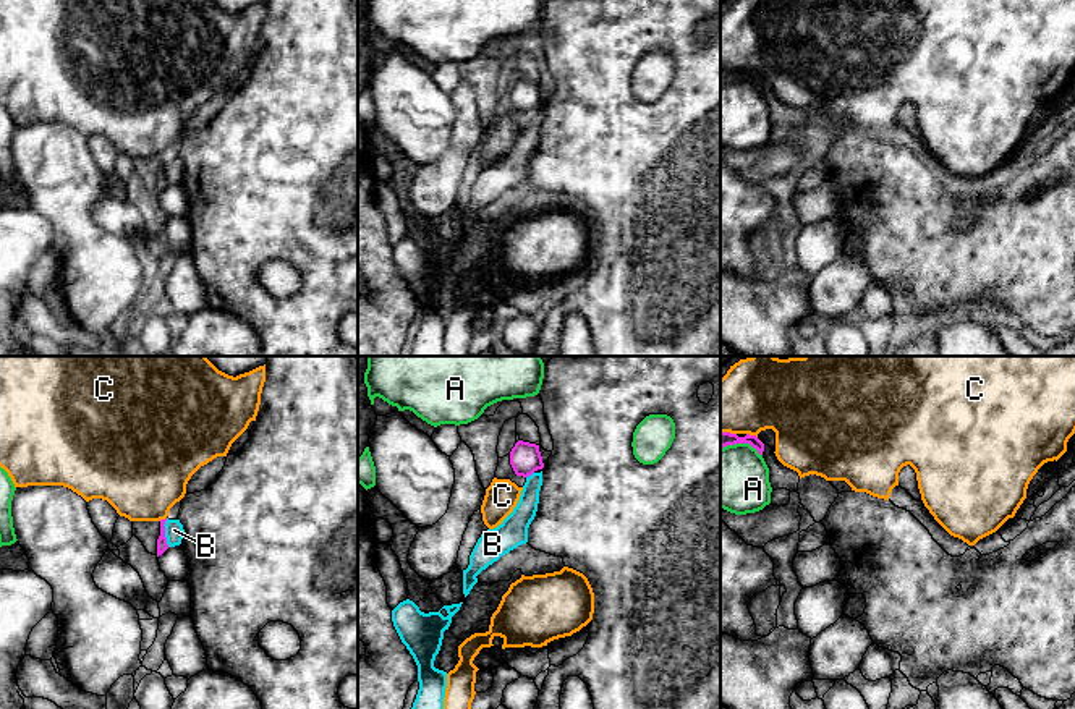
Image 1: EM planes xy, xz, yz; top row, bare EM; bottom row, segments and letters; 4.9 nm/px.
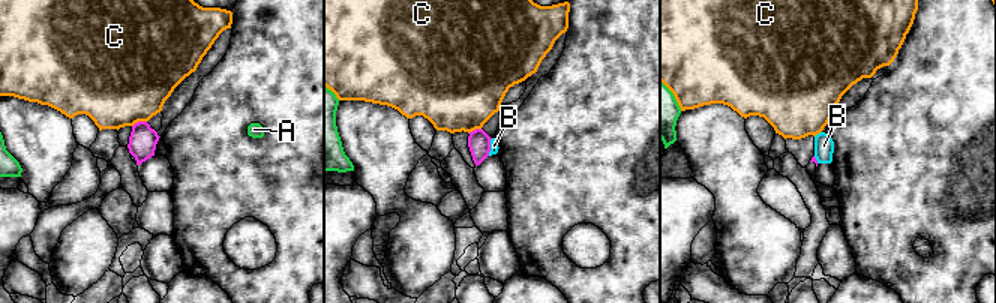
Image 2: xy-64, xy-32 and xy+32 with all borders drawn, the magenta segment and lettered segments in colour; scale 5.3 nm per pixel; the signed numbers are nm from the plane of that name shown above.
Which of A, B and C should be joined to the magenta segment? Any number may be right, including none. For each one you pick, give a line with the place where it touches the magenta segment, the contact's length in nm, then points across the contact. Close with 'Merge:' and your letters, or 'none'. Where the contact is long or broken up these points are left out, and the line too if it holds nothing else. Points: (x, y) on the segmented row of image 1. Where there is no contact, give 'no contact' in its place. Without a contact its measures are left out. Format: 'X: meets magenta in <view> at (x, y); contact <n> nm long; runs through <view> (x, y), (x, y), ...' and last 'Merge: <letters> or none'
Merge: none

